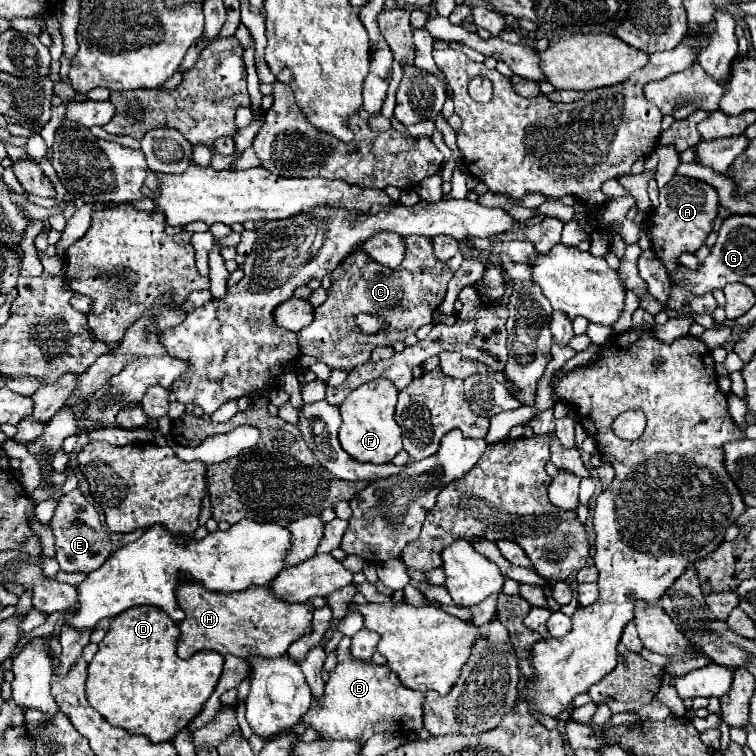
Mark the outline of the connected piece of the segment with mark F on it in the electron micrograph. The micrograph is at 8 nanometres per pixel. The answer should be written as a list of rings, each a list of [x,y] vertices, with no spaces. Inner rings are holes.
[[[372,379],[358,389],[354,389],[342,403],[342,425],[340,425],[340,445],[342,449],[360,463],[390,463],[396,453],[402,451],[400,427],[394,421],[398,391],[388,379]]]

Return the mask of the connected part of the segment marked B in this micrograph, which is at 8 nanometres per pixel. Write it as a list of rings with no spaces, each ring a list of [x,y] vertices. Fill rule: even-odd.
[[[342,637],[336,653],[338,665],[330,673],[324,695],[312,701],[312,707],[300,723],[314,729],[320,739],[350,739],[360,745],[374,733],[416,732],[423,725],[424,693],[406,689],[392,671],[372,661],[358,661],[350,655],[350,637]]]

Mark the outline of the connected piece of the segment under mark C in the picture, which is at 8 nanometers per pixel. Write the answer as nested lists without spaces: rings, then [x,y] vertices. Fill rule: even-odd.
[[[410,235],[406,237],[406,253],[400,267],[382,267],[364,251],[354,251],[340,263],[330,279],[332,285],[326,303],[314,309],[314,321],[298,333],[300,353],[316,357],[330,369],[352,371],[370,359],[374,347],[396,343],[396,325],[400,325],[400,341],[426,325],[432,319],[432,311],[444,301],[452,271],[432,255],[432,241],[428,237]],[[358,313],[390,315],[390,327],[382,329],[378,335],[364,335],[354,323],[354,315]]]

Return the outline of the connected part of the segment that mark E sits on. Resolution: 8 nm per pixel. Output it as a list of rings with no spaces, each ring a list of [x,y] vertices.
[[[74,489],[68,495],[60,497],[56,513],[50,521],[50,527],[54,531],[56,559],[58,559],[62,571],[90,573],[90,571],[98,569],[112,555],[112,543],[100,521],[100,515],[94,509],[94,505],[90,505],[86,501],[86,497],[80,493],[80,489]]]

